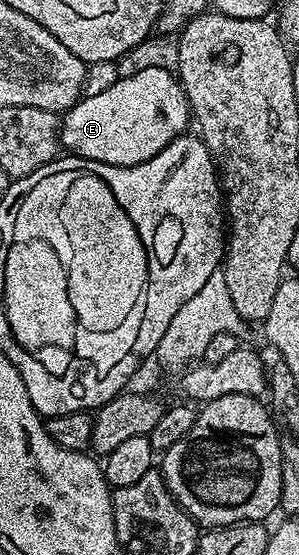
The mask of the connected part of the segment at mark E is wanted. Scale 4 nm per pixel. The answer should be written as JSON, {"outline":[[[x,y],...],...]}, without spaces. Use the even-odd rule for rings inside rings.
{"outline":[[[149,67],[140,71],[124,74],[116,83],[109,85],[105,93],[97,93],[97,97],[83,95],[62,116],[59,125],[60,144],[70,154],[79,155],[89,161],[101,161],[105,165],[132,167],[149,161],[149,157],[157,157],[165,145],[169,145],[177,136],[188,130],[189,108],[187,94],[178,78],[165,68]]]}

